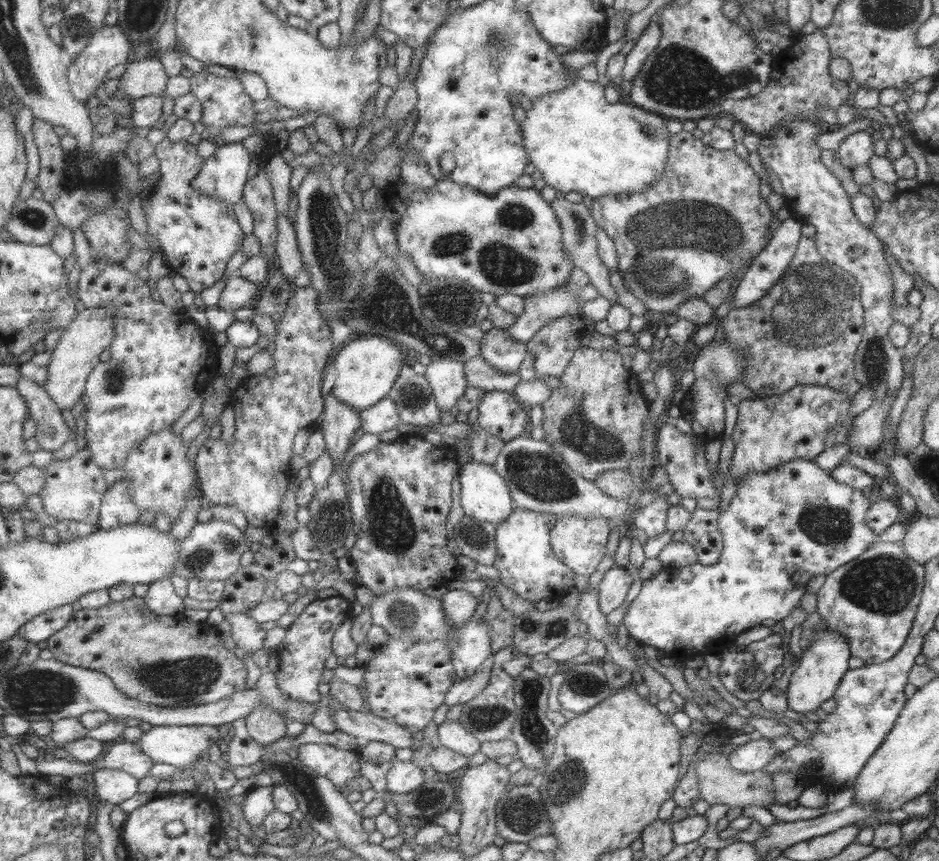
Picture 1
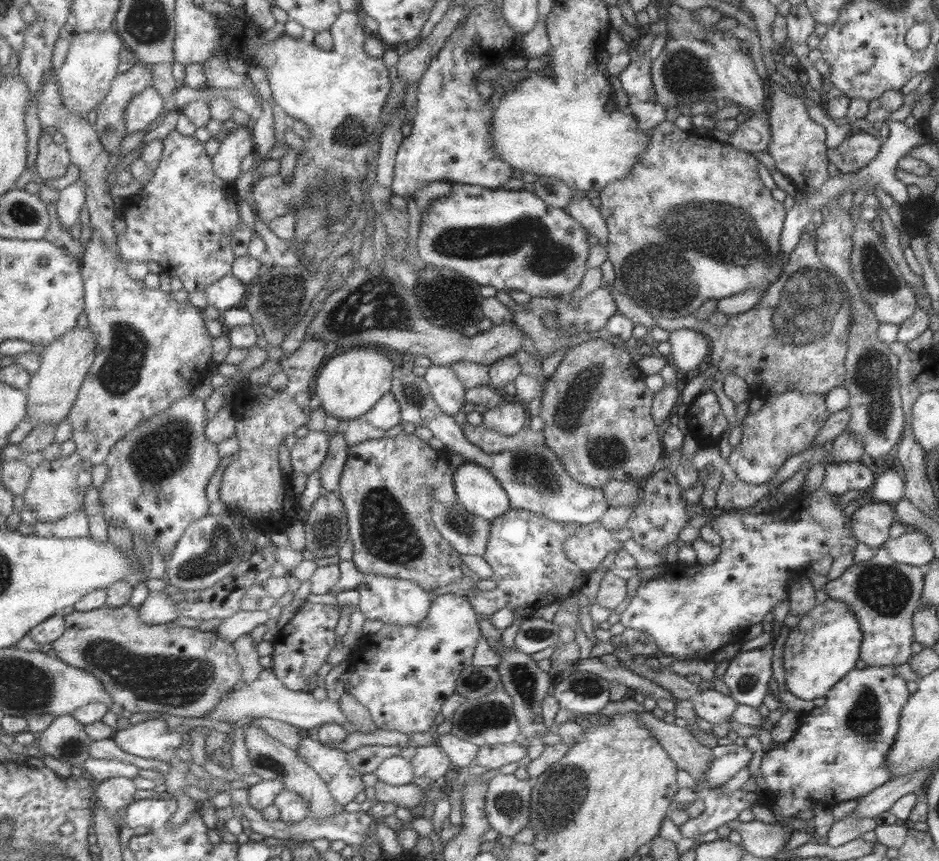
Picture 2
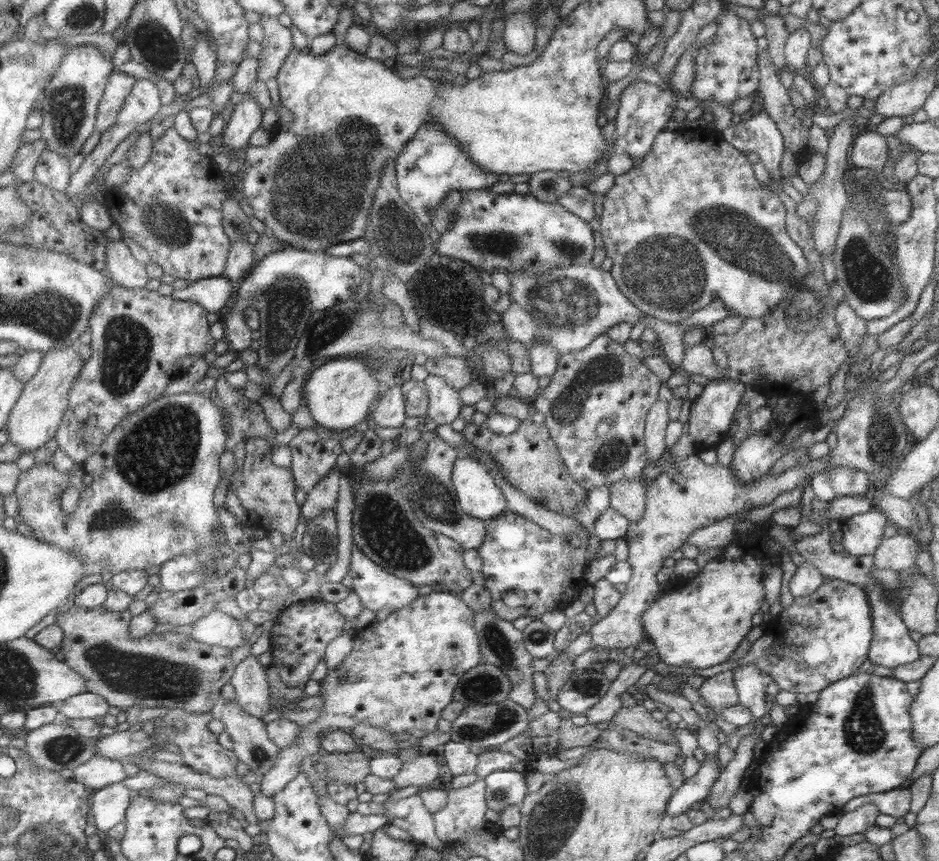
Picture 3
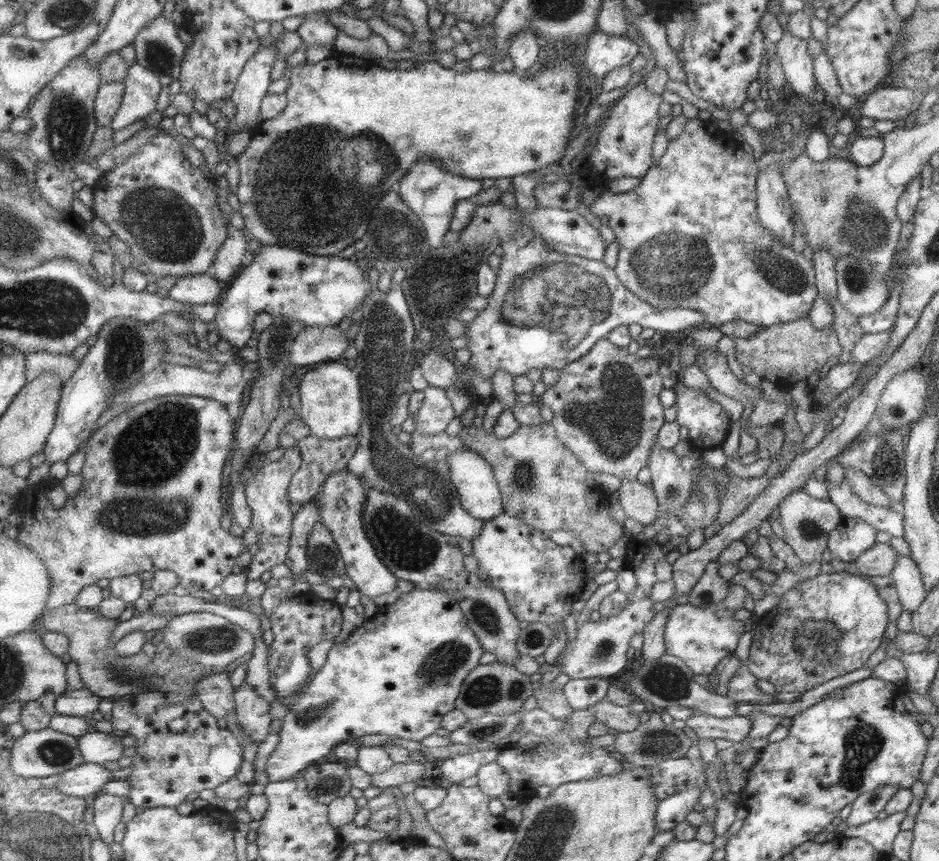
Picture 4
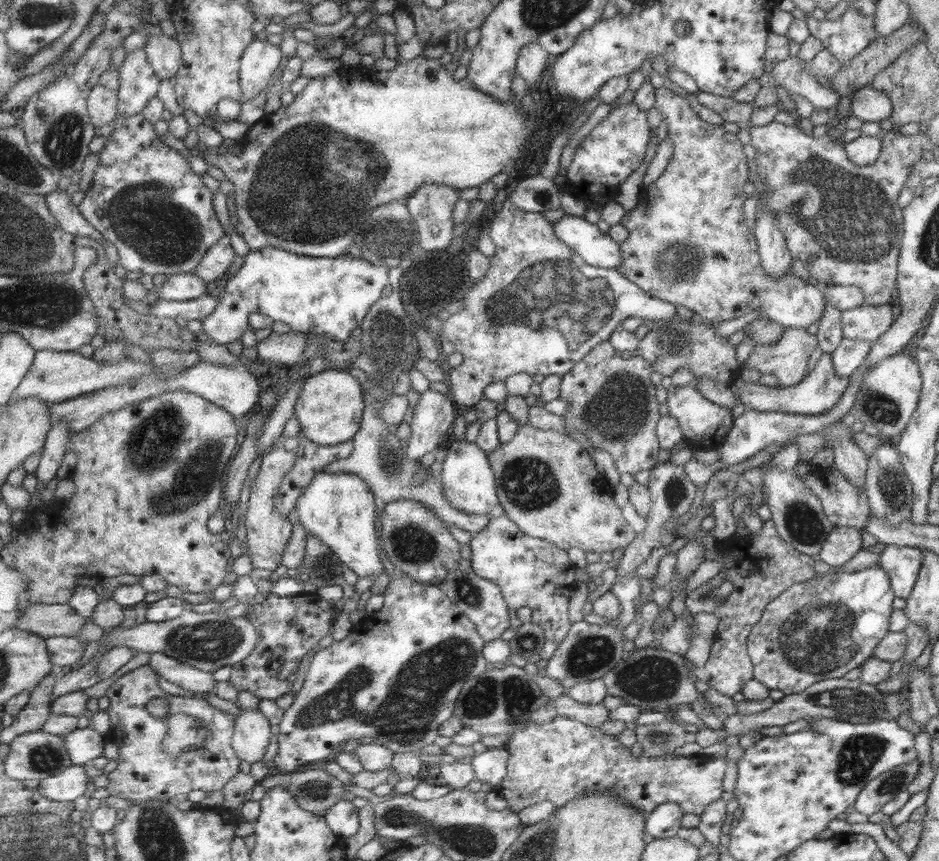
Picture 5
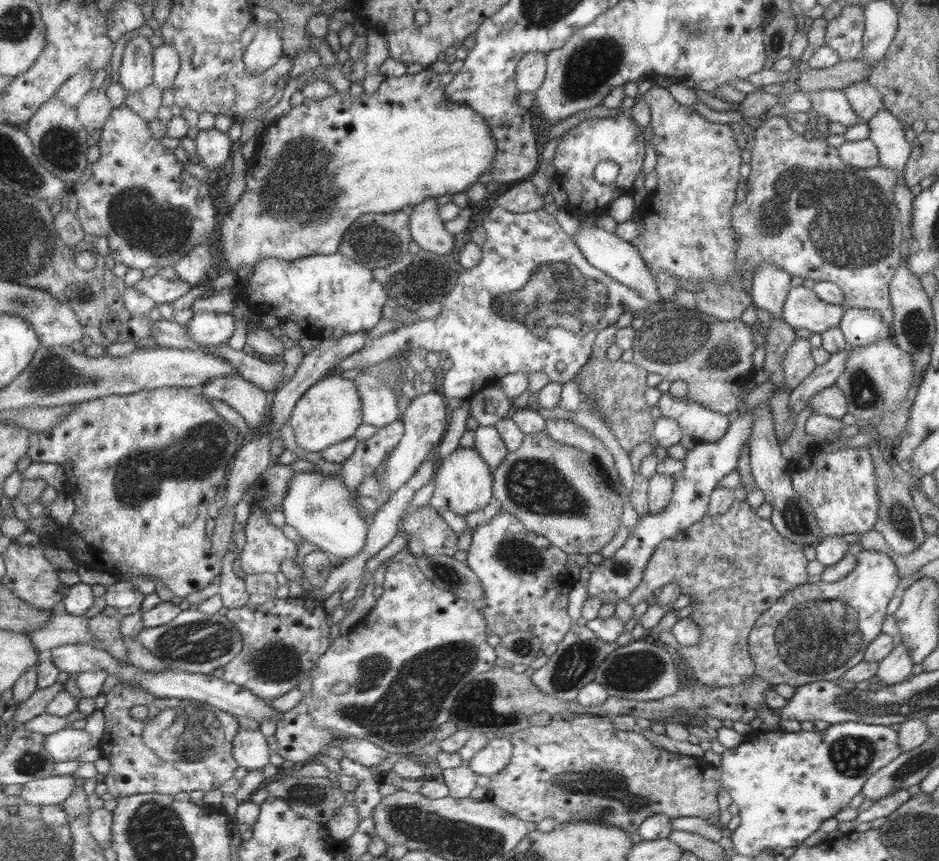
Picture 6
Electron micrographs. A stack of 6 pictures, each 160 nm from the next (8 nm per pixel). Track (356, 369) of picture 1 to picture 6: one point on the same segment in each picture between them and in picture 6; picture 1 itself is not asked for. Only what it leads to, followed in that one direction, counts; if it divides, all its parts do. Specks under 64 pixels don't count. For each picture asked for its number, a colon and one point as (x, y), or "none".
2: (350, 383)
3: (339, 393)
4: (330, 395)
5: (330, 405)
6: (330, 412)

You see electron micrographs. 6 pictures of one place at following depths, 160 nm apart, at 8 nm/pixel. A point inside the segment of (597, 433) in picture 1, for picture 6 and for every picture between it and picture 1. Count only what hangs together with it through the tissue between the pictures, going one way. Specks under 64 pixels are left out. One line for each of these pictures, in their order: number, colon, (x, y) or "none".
2: (596, 408)
3: (595, 403)
4: (606, 411)
5: (611, 401)
6: (614, 391)

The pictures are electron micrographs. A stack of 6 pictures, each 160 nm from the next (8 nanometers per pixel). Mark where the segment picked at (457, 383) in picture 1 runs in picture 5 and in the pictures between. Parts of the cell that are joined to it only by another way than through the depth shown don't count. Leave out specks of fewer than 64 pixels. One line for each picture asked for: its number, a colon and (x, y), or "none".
2: (448, 393)
3: (444, 402)
4: (435, 413)
5: (432, 417)

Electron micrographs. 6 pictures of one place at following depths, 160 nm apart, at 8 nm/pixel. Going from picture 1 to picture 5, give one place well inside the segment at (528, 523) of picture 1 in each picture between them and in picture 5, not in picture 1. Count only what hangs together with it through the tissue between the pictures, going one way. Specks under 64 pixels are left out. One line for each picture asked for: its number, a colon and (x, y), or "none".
2: (524, 550)
3: (518, 556)
4: (539, 579)
5: (532, 572)

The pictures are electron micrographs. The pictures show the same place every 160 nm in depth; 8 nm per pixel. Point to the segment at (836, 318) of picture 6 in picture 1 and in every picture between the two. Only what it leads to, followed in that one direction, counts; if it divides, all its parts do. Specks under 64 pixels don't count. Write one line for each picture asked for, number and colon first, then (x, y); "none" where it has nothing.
1: (703, 218)
2: (691, 221)
3: (688, 225)
4: (689, 237)
5: (686, 244)

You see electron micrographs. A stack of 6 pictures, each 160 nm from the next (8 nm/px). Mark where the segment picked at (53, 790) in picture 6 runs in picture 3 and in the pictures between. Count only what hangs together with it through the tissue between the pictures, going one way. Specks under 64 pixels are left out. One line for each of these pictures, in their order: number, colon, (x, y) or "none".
3: (100, 771)
4: (89, 779)
5: (73, 782)

